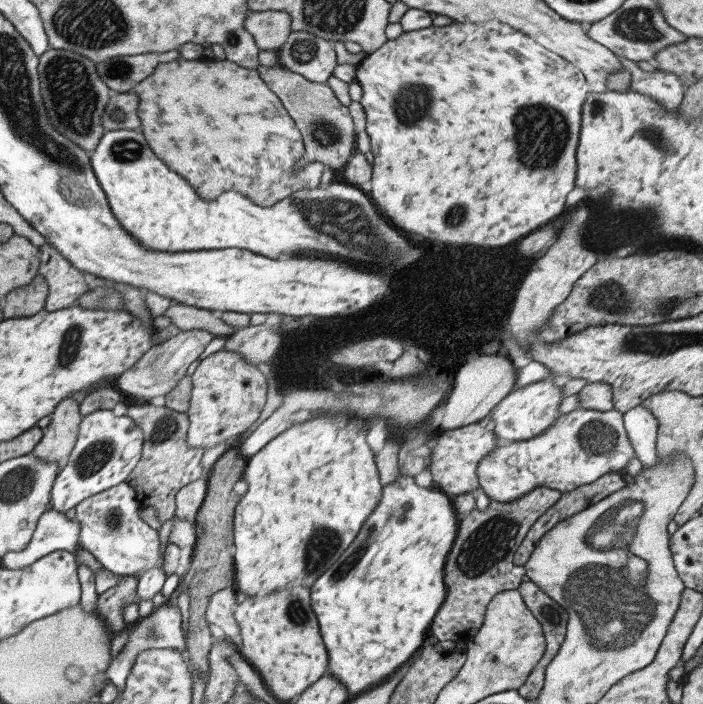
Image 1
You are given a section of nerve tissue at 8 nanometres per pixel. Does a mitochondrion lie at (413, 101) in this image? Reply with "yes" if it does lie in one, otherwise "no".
yes

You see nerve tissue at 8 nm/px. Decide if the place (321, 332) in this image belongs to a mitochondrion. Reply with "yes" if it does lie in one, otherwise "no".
no

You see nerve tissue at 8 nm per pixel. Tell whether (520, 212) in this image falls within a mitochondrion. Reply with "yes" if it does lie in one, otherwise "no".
no

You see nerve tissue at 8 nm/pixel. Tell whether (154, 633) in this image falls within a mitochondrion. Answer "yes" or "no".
yes

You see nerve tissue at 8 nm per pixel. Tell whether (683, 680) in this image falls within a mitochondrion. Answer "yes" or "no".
no

